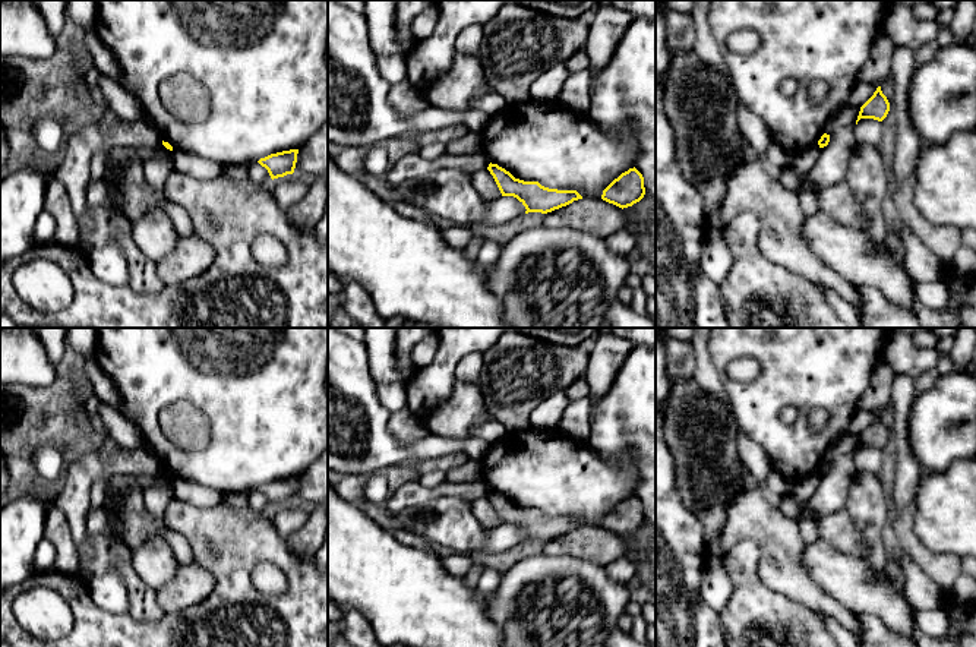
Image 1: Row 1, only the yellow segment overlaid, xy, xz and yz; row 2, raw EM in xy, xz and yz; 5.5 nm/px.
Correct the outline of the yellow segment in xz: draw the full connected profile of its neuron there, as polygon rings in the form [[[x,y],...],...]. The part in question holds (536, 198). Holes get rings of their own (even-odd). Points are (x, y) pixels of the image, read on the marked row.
[[[489,164],[487,170],[493,176],[502,196],[514,196],[524,206],[525,214],[541,212],[547,214],[562,206],[582,199],[577,190],[558,190],[541,186],[538,182],[524,182],[515,179],[509,171],[498,164]]]

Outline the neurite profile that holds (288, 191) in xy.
[[[290,176],[275,182],[271,182],[272,195],[277,199],[278,206],[282,211],[288,211],[293,205],[309,190],[309,179],[300,176]]]

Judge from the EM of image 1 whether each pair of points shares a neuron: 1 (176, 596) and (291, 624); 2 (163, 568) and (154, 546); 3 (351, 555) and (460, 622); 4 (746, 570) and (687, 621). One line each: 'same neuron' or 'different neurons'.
1: different neurons
2: same neuron
3: same neuron
4: different neurons

